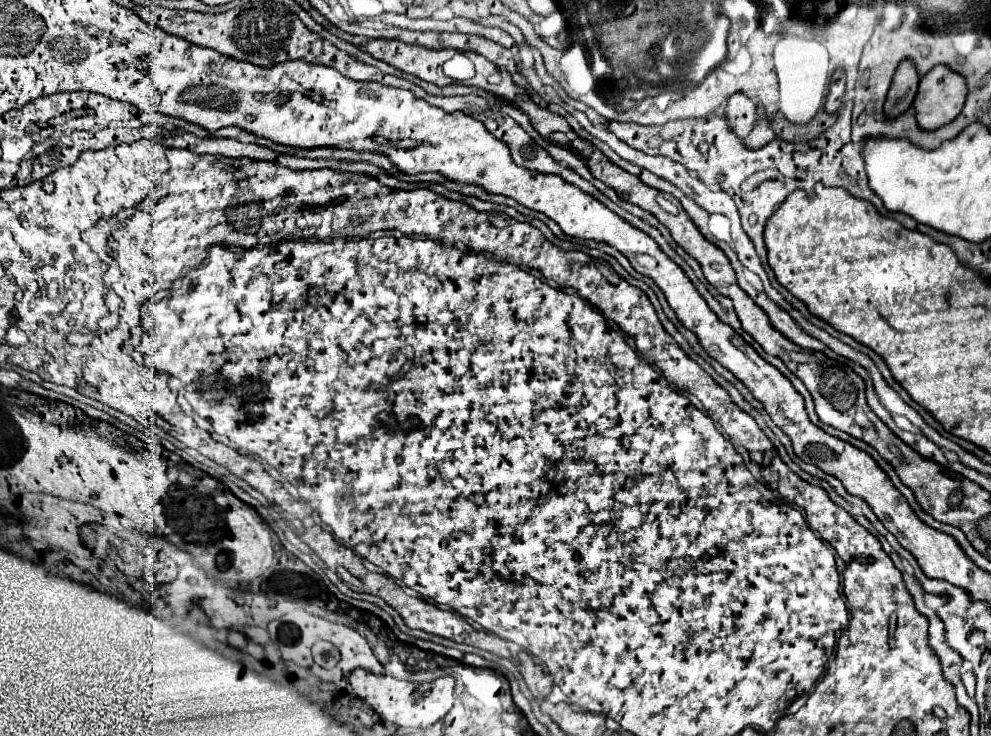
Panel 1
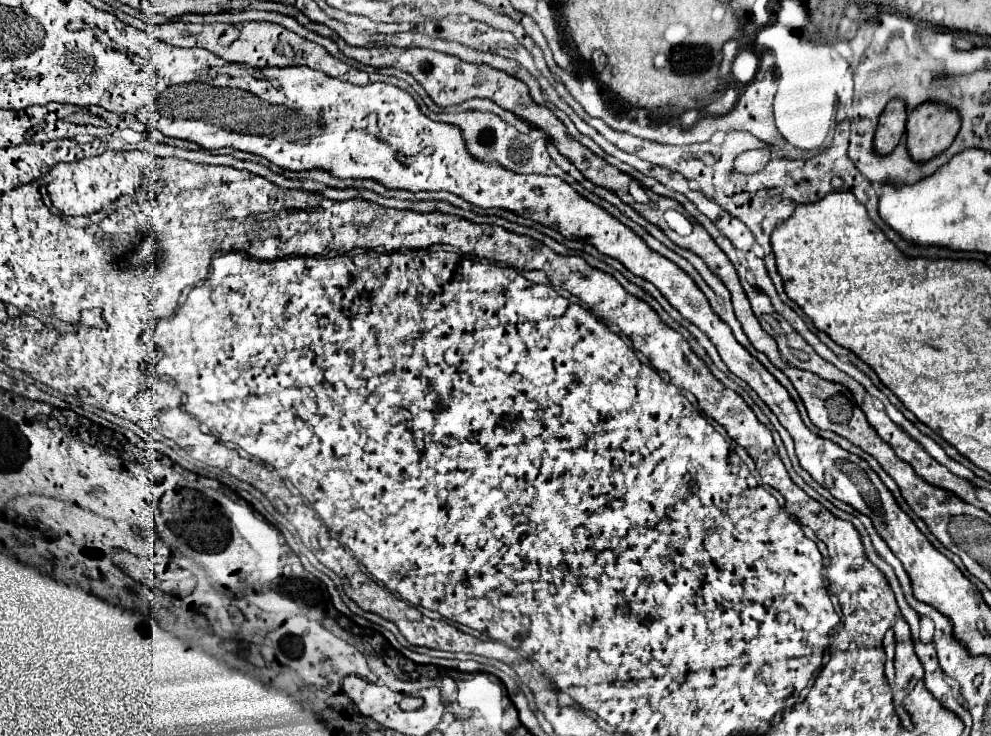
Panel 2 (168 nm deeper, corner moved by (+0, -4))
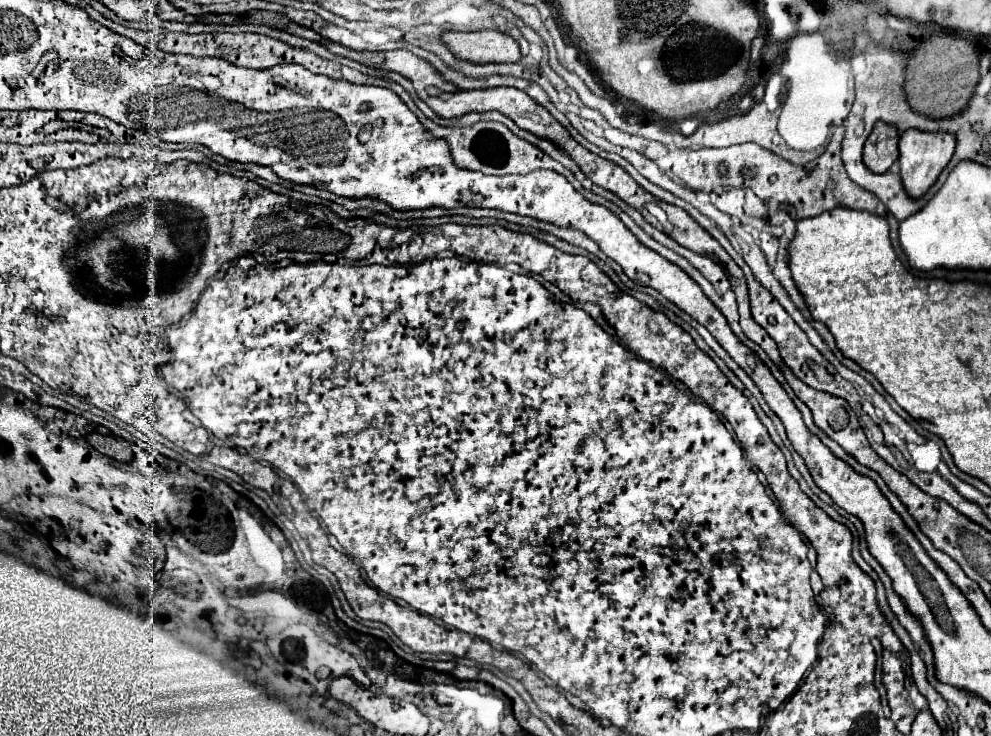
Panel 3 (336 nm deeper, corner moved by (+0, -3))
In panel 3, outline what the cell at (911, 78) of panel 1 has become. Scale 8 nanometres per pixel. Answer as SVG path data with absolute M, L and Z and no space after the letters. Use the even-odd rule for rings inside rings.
M876 122L864 144L864 164L870 172L882 174L898 160L898 130L886 122Z

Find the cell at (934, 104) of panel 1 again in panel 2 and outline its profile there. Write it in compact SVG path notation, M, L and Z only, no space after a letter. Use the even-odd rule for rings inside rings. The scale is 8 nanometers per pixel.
M928 101L908 113L906 145L914 161L926 161L942 153L960 129L960 115L946 103Z

